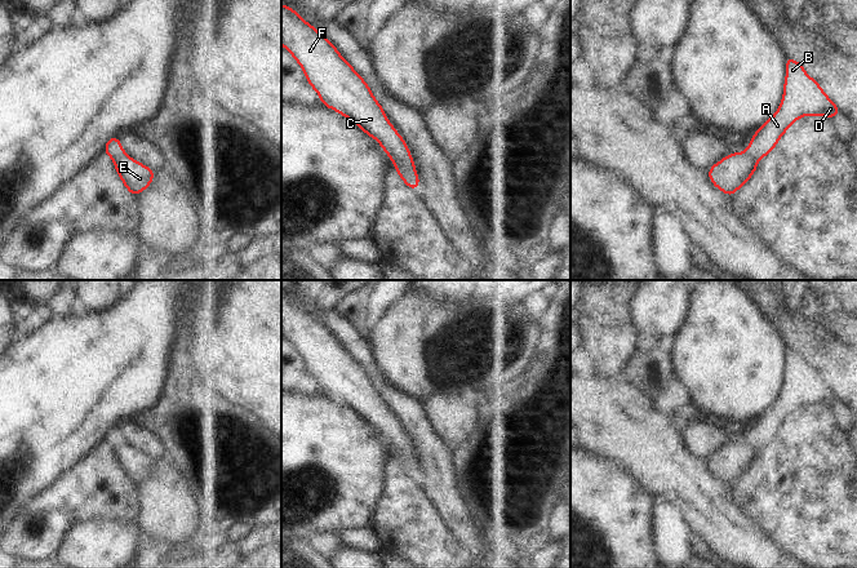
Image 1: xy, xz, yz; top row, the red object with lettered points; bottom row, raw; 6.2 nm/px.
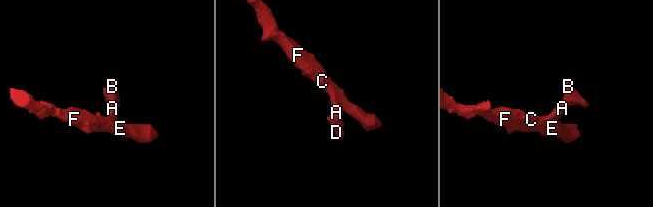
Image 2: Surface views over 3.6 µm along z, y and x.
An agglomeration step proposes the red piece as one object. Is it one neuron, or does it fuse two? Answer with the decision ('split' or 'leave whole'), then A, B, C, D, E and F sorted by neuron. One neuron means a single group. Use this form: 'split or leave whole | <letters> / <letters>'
leave whole | A B C D E F

